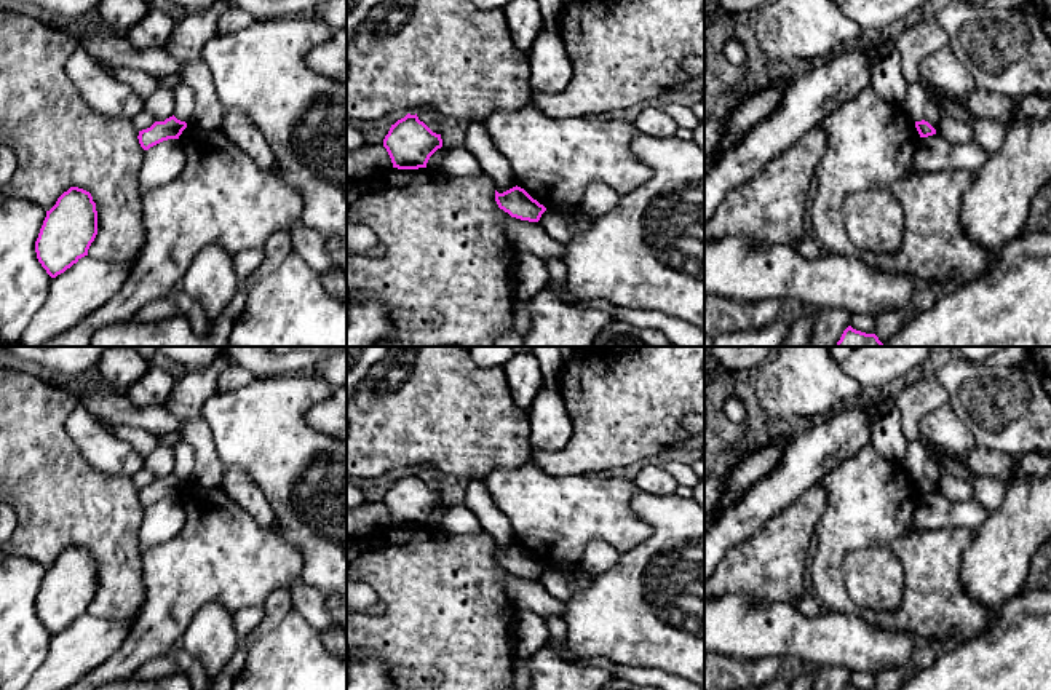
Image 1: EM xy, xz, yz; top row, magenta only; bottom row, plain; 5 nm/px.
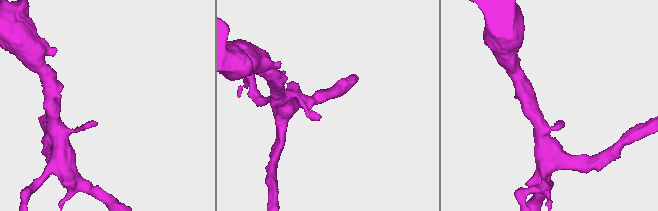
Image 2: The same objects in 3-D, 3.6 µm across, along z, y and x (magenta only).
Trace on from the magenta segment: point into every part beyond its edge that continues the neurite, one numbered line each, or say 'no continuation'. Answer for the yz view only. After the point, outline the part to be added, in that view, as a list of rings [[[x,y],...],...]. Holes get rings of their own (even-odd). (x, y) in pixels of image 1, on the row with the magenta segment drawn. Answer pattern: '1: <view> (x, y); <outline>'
no continuation

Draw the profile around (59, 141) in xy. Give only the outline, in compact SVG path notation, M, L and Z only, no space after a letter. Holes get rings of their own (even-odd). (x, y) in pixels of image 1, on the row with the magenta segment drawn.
M0 0L0 144L8 145L16 155L16 171L11 180L0 187L0 195L22 198L50 211L70 187L89 192L97 211L97 235L88 256L112 264L133 264L147 238L139 192L145 150L139 144L133 118L99 113L77 91L65 72L65 62L77 48L78 40L70 30L53 27L38 14Z

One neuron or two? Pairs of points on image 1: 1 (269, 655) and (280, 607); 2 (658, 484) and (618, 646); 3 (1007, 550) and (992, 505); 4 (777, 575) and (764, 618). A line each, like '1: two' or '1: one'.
1: two
2: two
3: two
4: two

